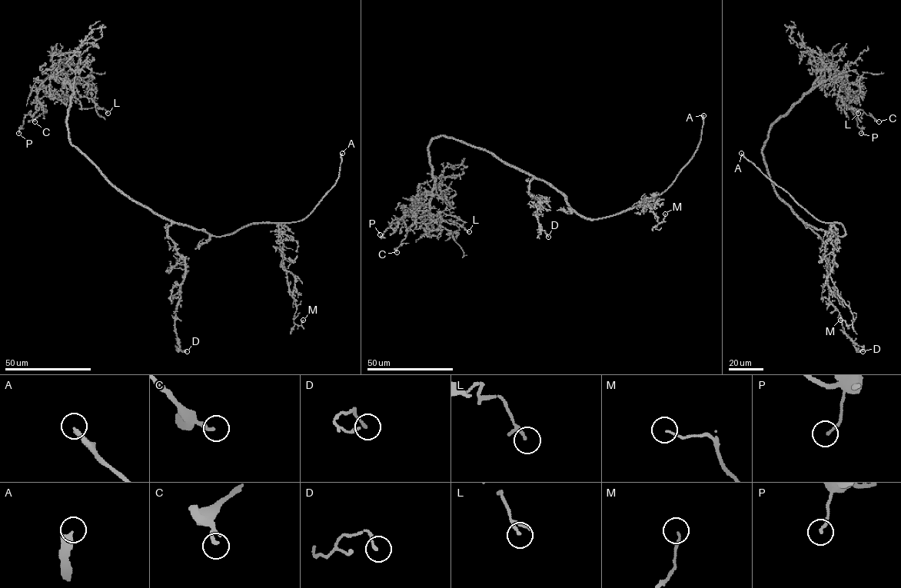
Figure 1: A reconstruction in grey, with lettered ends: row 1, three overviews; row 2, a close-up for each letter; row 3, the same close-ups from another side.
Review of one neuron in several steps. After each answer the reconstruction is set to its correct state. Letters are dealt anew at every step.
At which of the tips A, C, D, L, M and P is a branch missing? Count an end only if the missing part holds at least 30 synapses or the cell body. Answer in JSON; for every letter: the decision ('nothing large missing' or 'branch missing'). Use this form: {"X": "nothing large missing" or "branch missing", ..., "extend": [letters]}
{"A": "branch missing", "C": "nothing large missing", "D": "nothing large missing", "L": "nothing large missing", "M": "nothing large missing", "P": "nothing large missing", "extend": ["A"]}

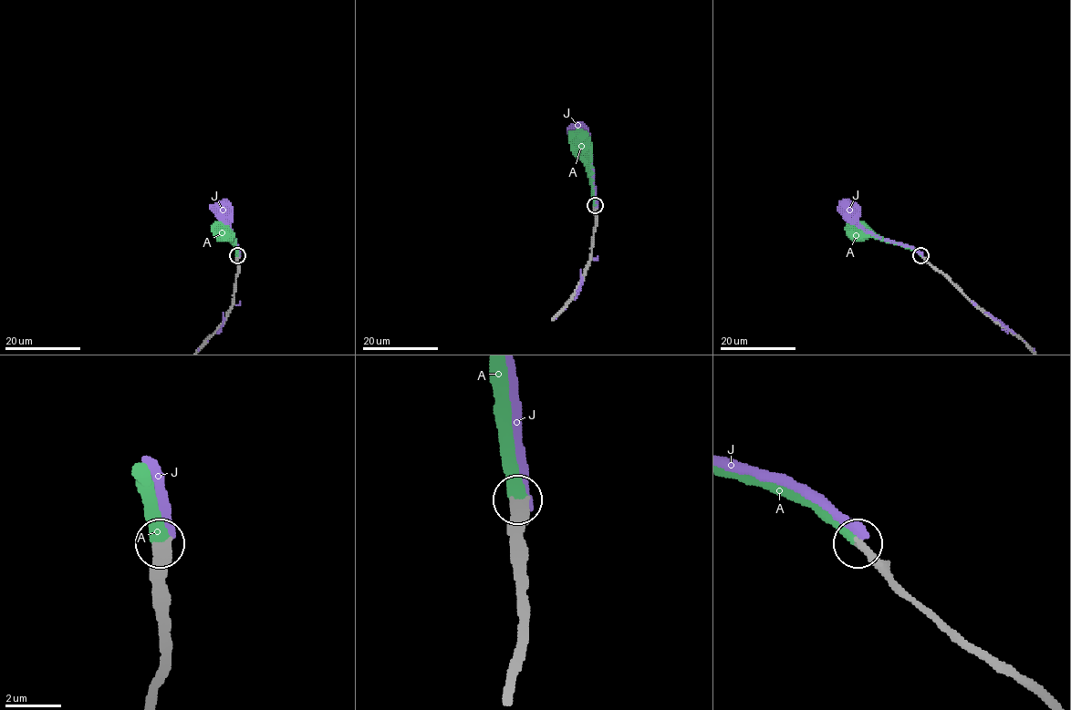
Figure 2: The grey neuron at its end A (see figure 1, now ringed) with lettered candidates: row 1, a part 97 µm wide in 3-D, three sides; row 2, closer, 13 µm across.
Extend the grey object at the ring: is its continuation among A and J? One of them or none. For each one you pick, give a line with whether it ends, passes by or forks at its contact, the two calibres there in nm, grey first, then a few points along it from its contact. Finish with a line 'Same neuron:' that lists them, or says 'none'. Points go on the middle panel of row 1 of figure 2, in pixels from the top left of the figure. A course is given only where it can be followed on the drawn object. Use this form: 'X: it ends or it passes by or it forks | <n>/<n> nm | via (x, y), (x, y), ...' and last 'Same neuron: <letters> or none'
A: it ends | 400/400 nm | via (595, 206), (590, 149), (579, 143)
Same neuron: A

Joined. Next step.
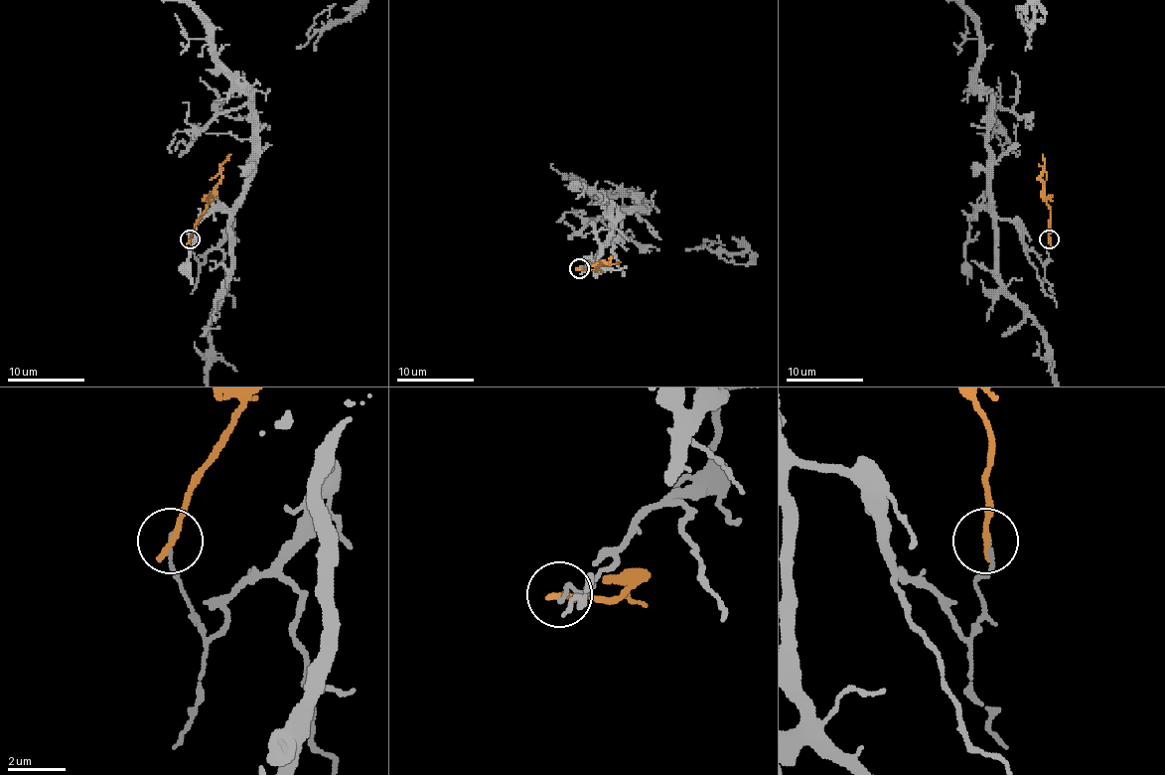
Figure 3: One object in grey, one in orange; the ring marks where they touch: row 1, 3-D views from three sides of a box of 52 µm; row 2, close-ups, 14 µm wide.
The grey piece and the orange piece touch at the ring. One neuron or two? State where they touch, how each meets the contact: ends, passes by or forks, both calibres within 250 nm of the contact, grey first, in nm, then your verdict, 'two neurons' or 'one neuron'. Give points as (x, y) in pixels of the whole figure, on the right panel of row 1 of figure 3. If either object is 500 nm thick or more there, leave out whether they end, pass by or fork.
at (1049, 238); grey ends there; orange ends there; 120 nm thick on the grey side, 240 nm on the other; two neurons

